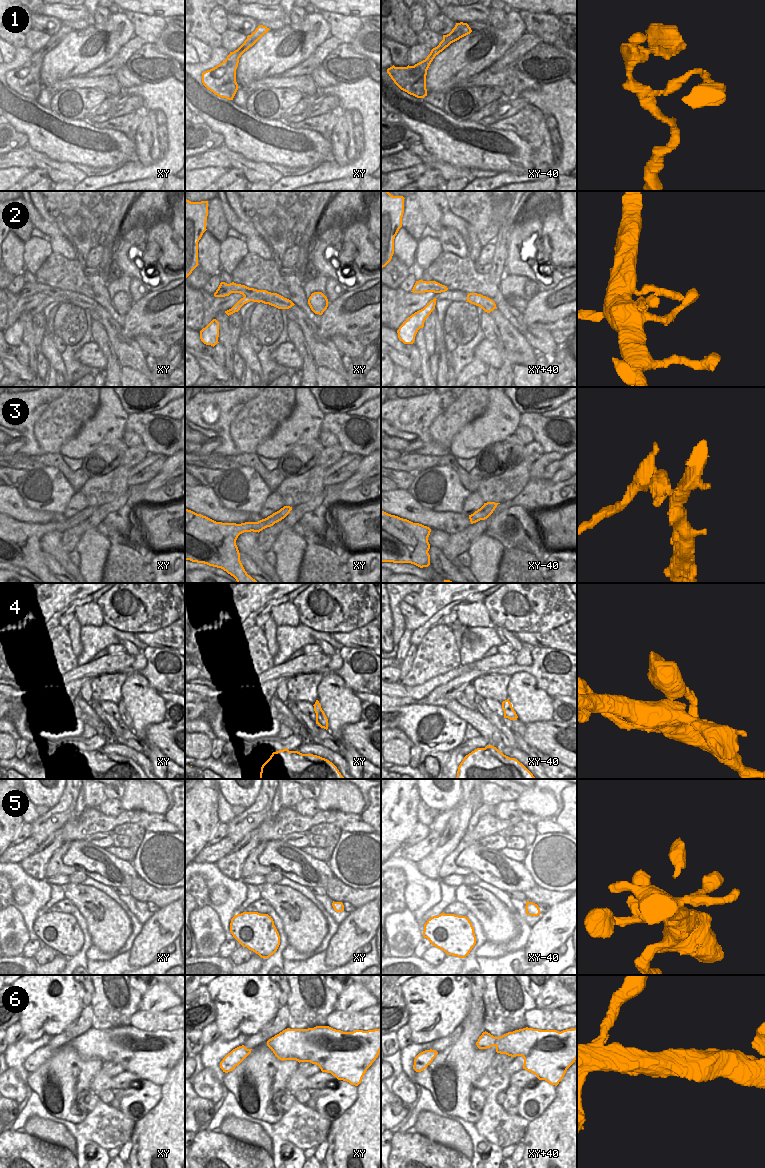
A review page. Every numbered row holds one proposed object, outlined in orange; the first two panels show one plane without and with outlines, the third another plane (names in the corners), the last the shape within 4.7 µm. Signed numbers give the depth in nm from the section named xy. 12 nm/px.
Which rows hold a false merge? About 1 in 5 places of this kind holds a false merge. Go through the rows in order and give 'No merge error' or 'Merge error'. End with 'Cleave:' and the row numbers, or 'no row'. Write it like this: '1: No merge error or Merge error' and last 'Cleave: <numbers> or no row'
1: No merge error
2: No merge error
3: Merge error
4: No merge error
5: No merge error
6: No merge error
Cleave: 3

